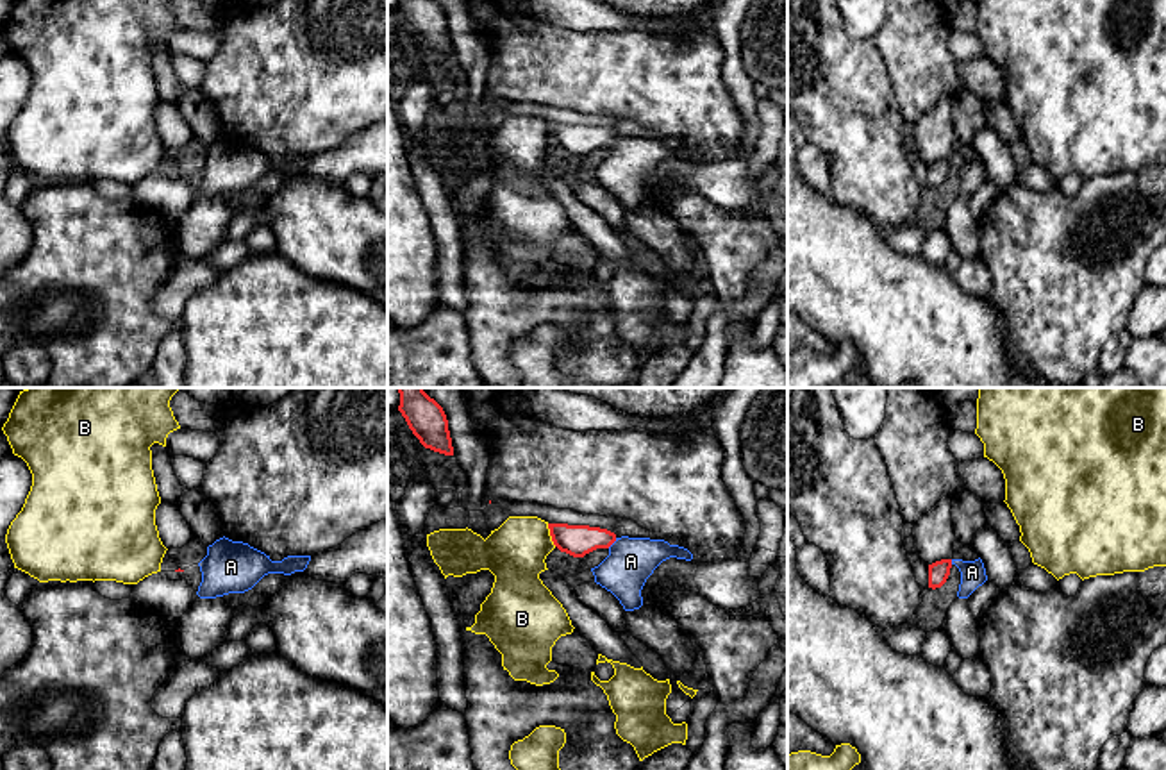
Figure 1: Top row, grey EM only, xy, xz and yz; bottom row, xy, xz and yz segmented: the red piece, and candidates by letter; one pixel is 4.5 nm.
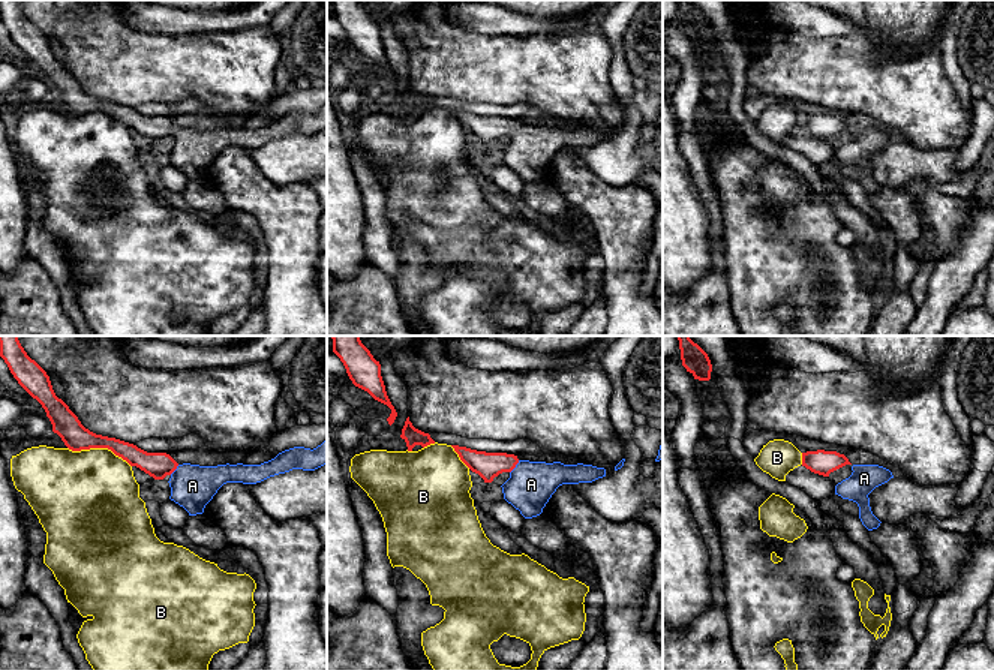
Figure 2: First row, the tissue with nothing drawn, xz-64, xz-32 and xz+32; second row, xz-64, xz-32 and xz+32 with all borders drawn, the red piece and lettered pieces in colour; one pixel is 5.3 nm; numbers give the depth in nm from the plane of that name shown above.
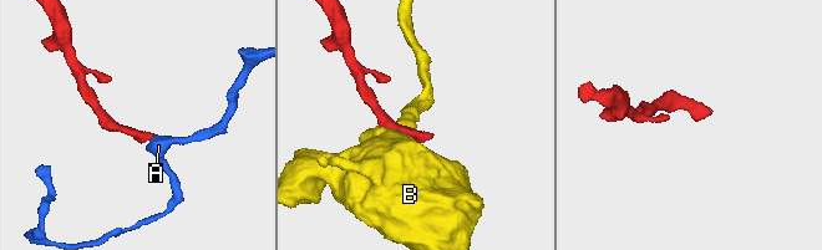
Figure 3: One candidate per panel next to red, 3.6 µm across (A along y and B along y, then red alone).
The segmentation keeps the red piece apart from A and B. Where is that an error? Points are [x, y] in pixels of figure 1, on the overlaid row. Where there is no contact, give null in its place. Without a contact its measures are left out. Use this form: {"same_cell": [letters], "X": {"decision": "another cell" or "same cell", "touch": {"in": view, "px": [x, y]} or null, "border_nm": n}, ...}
{"same_cell": ["A"], "A": {"decision": "same cell", "touch": {"in": "xz", "px": [611, 544]}, "border_nm": 60}, "B": {"decision": "another cell", "touch": {"in": "xz", "px": [550, 535]}, "border_nm": 110}}

